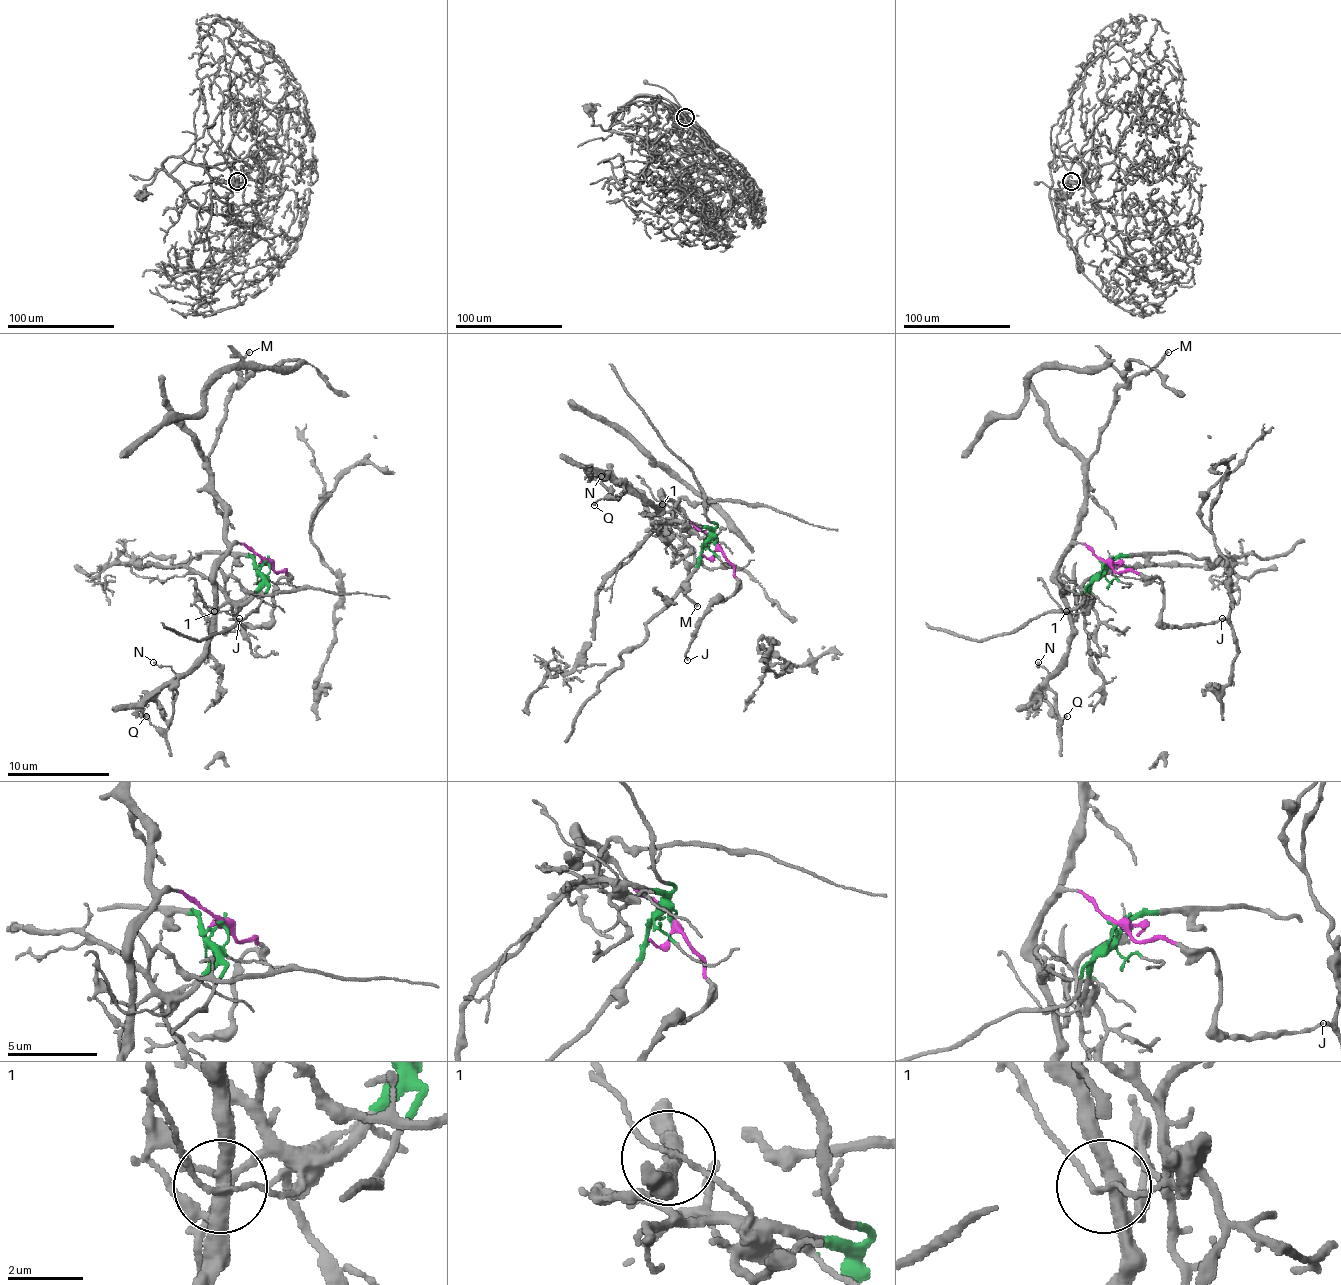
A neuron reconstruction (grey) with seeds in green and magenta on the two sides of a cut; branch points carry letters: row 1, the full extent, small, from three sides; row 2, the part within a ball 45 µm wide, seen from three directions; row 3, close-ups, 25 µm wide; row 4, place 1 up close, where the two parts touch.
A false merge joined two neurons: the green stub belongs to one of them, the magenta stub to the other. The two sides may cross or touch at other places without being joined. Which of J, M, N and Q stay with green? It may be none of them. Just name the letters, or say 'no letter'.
no letter

